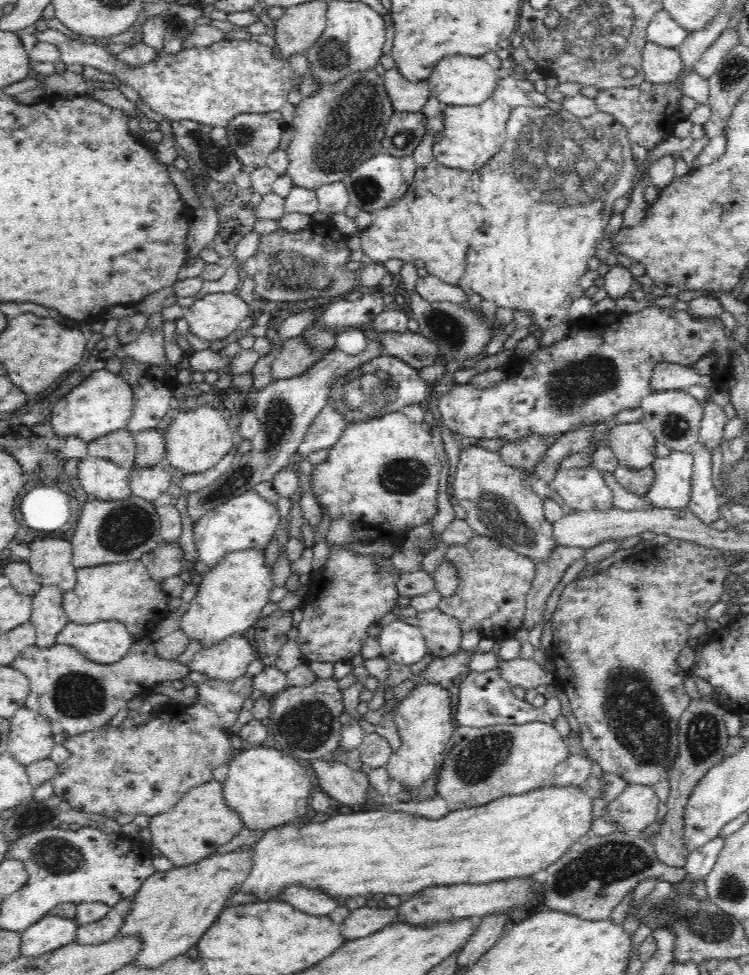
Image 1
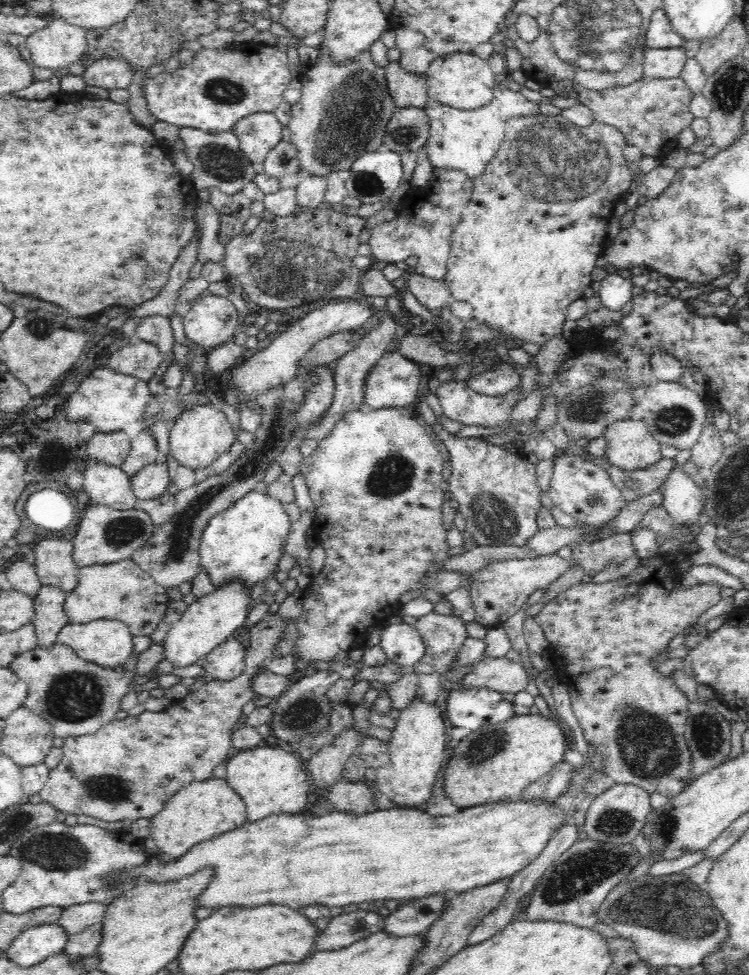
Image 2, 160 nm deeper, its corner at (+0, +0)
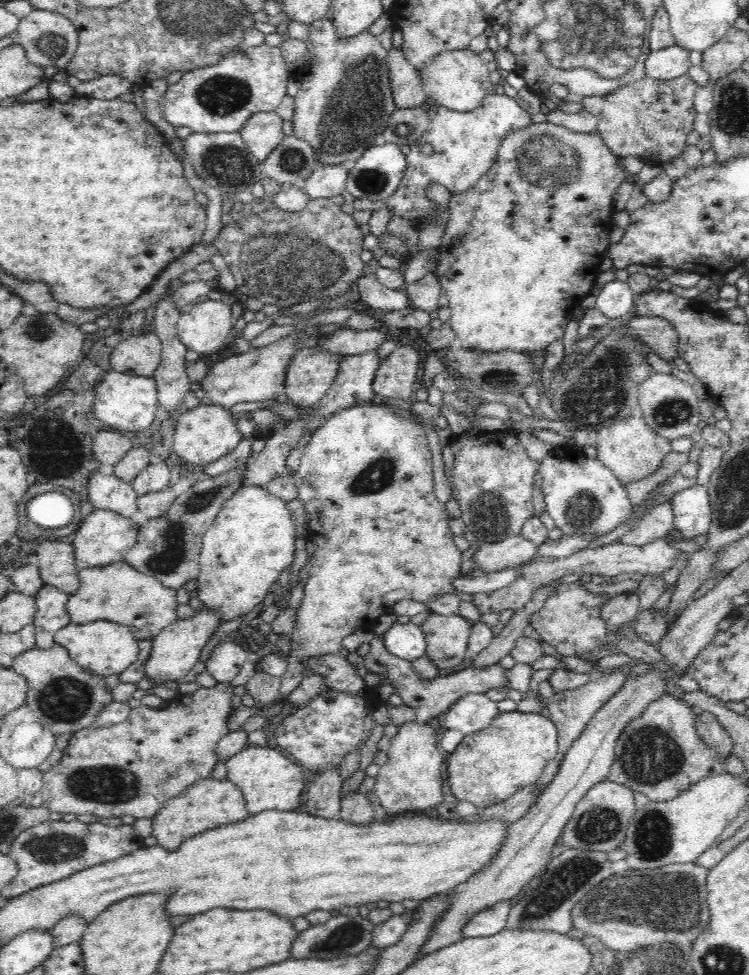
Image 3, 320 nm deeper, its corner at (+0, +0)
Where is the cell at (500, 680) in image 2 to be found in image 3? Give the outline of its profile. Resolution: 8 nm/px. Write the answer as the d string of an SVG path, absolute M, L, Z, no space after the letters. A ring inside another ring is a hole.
M378 633L374 634L370 644L371 649L365 659L365 668L379 676L382 676L382 674L387 675L387 682L395 686L396 693L401 696L402 702L404 702L406 706L413 706L414 708L426 706L426 708L430 710L429 712L432 717L443 717L446 710L465 694L474 692L485 693L487 690L496 687L509 688L505 677L507 670L500 667L498 663L486 666L486 668L475 668L475 666L471 666L455 673L438 675L436 678L432 678L428 681L420 679L411 664L402 663L392 653L388 652L382 635L378 635Z

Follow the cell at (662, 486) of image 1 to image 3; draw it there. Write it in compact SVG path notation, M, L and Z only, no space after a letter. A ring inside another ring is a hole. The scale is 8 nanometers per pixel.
M696 484L677 492L672 498L673 528L683 538L708 534L712 522L712 509L708 489Z

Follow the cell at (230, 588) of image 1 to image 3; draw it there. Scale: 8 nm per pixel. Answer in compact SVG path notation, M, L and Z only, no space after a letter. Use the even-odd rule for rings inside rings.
M203 608L196 612L192 618L178 619L156 636L151 638L152 649L149 658L144 662L144 674L157 684L183 679L194 668L200 658L202 648L220 626L221 618L209 609Z

